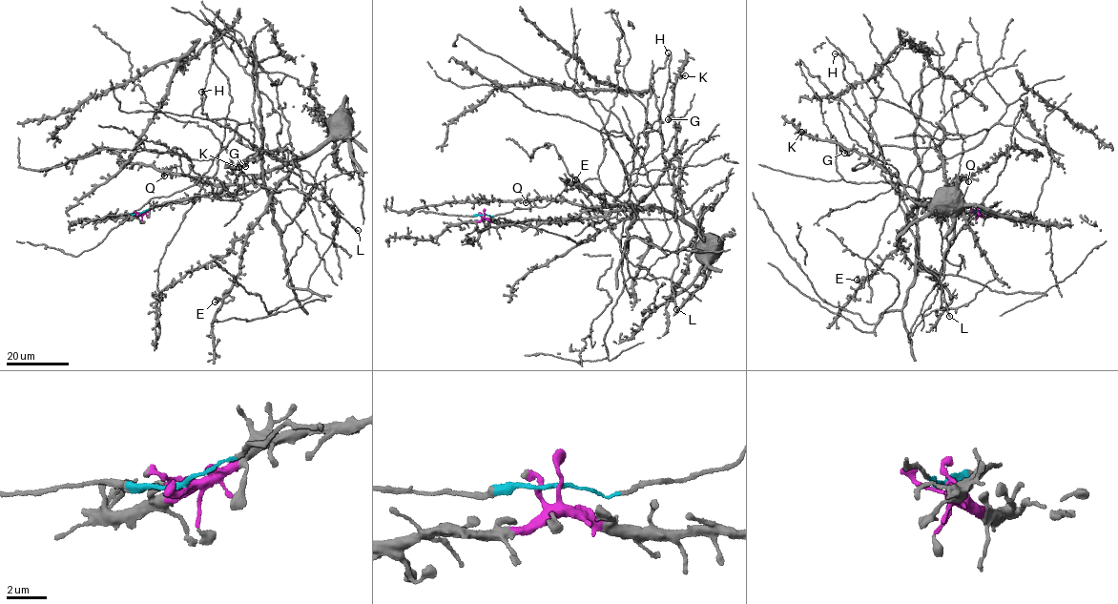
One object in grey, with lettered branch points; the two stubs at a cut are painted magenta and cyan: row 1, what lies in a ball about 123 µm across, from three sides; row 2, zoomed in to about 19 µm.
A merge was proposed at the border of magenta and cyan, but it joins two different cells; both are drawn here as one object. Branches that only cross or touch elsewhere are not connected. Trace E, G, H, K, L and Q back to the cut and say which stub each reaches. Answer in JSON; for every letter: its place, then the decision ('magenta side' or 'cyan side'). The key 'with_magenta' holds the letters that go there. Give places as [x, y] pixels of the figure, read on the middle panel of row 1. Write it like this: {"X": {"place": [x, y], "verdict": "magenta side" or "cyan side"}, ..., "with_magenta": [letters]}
{"E": {"place": [575, 179], "verdict": "magenta side"}, "G": {"place": [668, 119], "verdict": "magenta side"}, "H": {"place": [668, 52], "verdict": "magenta side"}, "K": {"place": [685, 75], "verdict": "magenta side"}, "L": {"place": [676, 309], "verdict": "magenta side"}, "Q": {"place": [526, 202], "verdict": "magenta side"}, "with_magenta": ["E", "G", "H", "K", "L", "Q"]}

